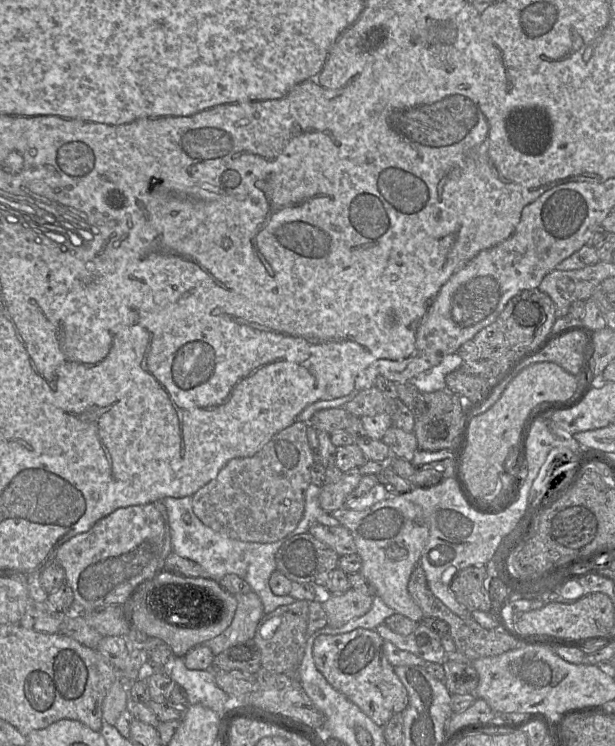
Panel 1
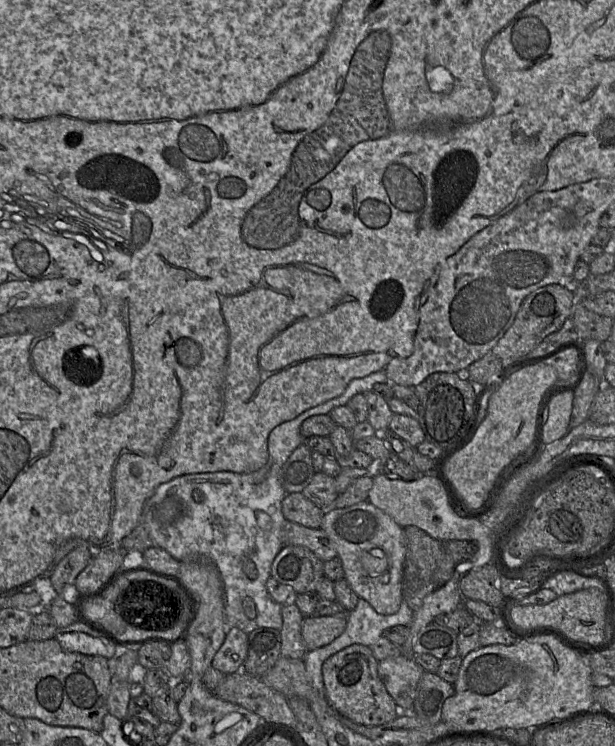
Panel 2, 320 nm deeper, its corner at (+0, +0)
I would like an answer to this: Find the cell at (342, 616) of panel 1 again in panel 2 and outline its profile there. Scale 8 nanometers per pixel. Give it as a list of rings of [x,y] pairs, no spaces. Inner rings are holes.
[[[347,613],[305,617],[301,626],[301,634],[307,651],[326,646],[339,637],[347,625]]]

